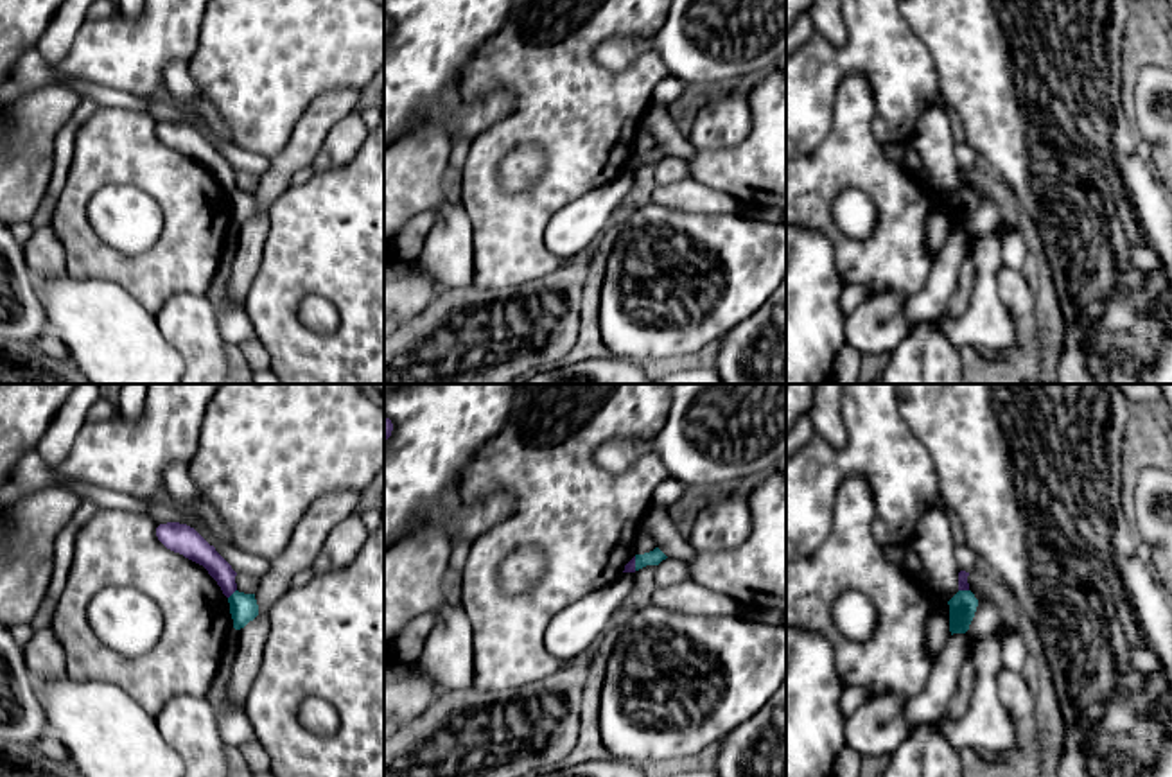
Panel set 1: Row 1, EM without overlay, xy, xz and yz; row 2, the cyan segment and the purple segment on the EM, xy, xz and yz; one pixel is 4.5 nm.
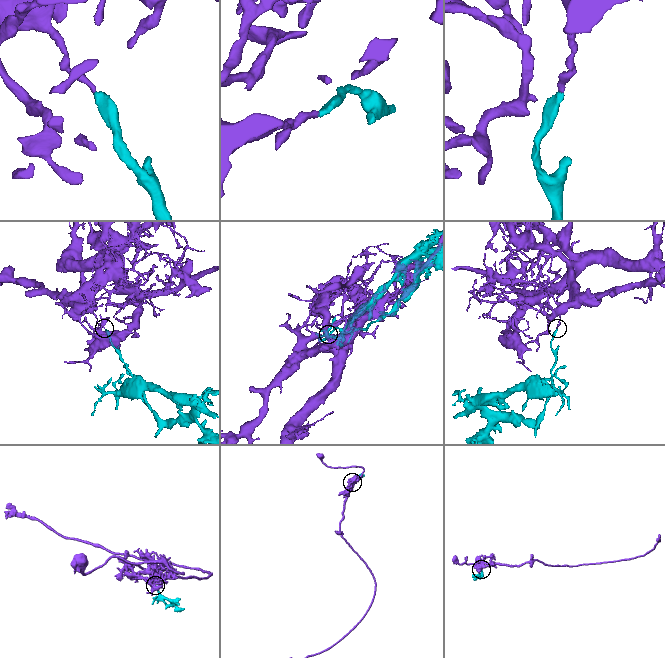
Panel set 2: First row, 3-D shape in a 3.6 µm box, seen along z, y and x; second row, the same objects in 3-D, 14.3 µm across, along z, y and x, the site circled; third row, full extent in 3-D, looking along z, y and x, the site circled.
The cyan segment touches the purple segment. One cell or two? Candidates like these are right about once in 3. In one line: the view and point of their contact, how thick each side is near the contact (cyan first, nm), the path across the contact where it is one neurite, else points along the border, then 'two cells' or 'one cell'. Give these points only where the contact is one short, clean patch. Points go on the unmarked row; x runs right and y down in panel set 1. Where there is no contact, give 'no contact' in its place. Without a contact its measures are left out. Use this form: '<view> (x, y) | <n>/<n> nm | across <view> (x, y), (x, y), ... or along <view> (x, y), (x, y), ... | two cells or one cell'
xy (232, 192) | 130/110 nm | along xy (236, 187), (228, 196) | two cells

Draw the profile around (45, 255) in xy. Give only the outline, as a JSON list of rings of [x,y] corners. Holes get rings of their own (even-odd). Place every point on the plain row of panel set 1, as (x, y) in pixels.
[[[50,224],[34,230],[23,246],[23,255],[36,280],[50,280],[66,273],[66,253]]]

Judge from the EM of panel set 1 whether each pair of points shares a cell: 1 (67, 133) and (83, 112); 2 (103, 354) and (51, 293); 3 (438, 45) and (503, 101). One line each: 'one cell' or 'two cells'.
1: one cell
2: one cell
3: one cell

